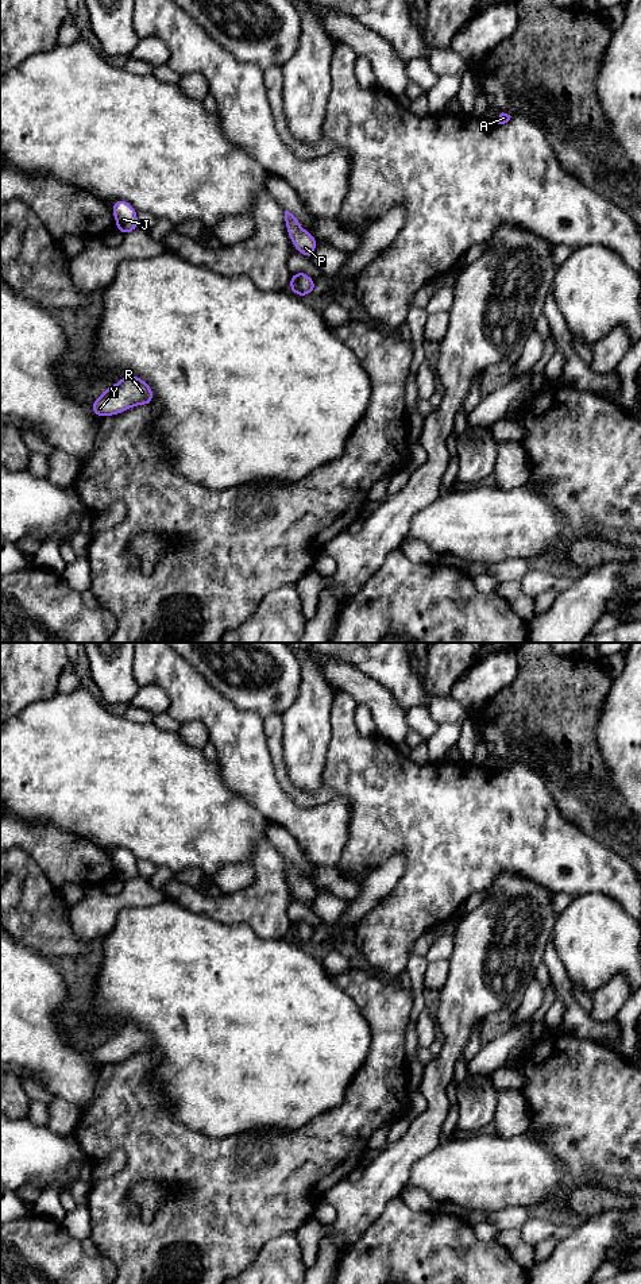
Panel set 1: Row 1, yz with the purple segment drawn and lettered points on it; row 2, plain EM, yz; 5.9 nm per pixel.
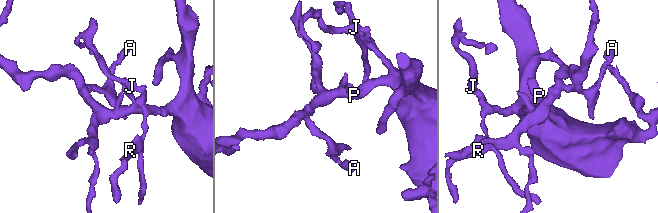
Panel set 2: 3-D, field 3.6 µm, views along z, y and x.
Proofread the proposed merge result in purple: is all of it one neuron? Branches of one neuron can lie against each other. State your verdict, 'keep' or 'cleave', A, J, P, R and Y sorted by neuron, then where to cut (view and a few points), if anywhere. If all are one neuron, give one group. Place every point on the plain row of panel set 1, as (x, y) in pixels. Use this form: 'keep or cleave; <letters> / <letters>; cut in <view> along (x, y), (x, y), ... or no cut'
keep; A J P R Y; no cut

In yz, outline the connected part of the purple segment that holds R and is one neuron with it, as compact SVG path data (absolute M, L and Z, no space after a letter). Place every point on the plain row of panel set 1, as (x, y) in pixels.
M128 1022L109 1034L92 1050L94 1064L107 1065L138 1053L150 1053L154 1048L151 1034L134 1022Z

